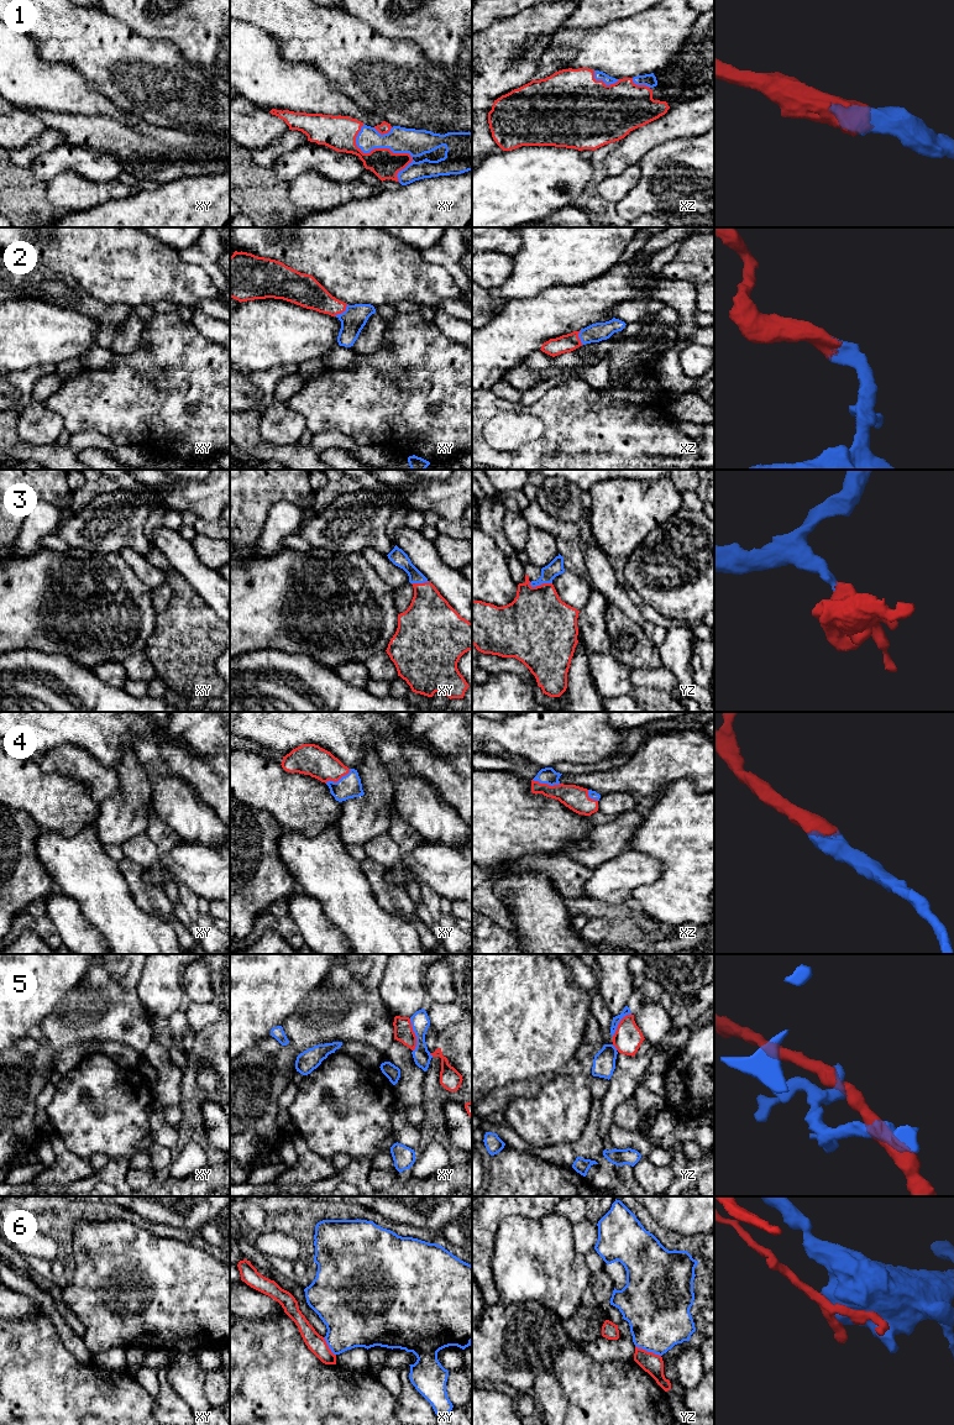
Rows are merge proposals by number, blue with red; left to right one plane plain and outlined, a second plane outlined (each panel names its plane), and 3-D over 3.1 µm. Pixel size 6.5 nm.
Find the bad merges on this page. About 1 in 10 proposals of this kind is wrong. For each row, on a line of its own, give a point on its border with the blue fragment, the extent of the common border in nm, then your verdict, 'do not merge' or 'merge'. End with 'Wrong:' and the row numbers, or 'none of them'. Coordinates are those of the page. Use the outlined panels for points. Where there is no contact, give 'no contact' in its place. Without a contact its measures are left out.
1: contact xy (386, 147); length 440 nm; merge
2: contact xy (341, 313); length 120 nm; merge
3: contact yz (540, 583); length 150 nm; merge
4: contact xz (546, 782); length 190 nm; merge
5: contact xy (415, 1035); length 220 nm; do not merge
6: contact yz (648, 1351); length 180 nm; do not merge
Wrong: 5, 6

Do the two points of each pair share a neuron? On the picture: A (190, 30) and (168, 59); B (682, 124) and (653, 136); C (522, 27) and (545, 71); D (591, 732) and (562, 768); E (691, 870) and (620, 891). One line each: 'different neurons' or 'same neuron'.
A: different neurons
B: same neuron
C: different neurons
D: different neurons
E: different neurons

